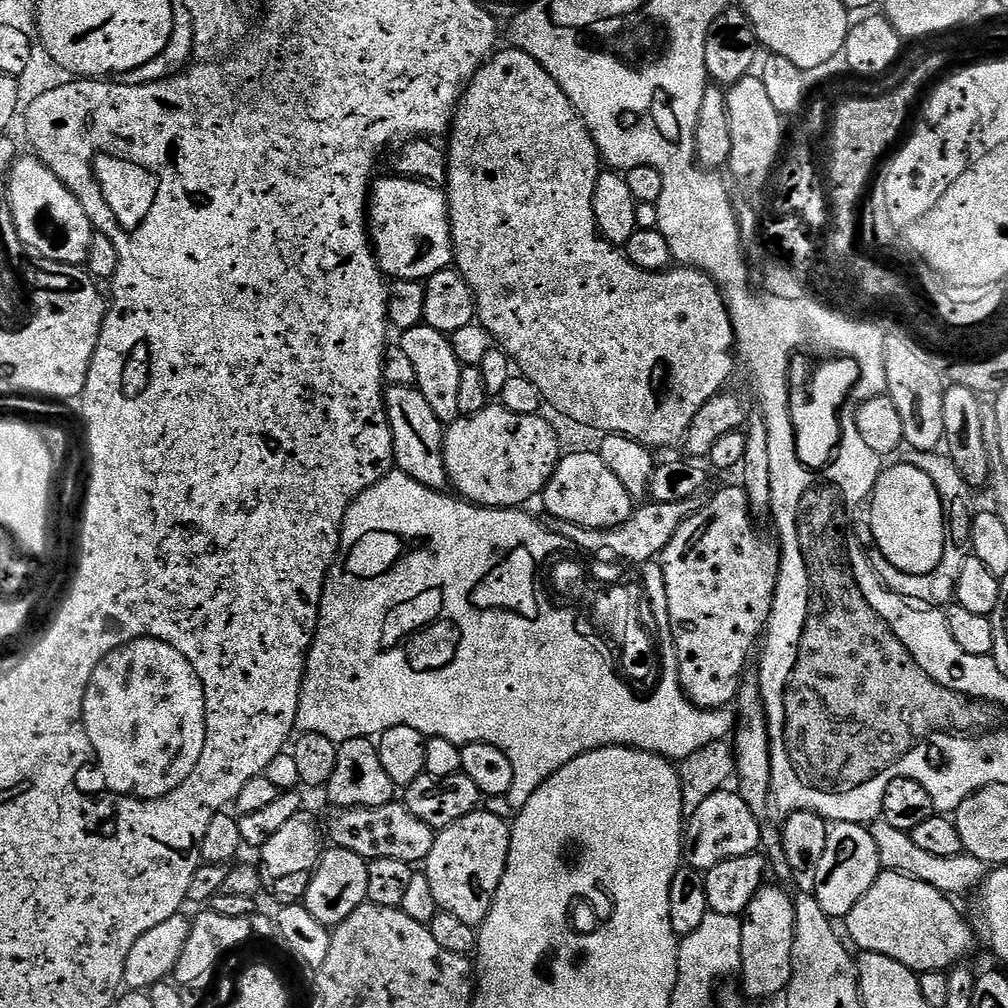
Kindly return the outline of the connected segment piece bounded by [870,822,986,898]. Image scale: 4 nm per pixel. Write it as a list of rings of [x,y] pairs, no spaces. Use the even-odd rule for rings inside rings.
[[[883,822],[871,825],[870,831],[874,842],[878,846],[878,858],[881,869],[890,872],[901,872],[904,876],[911,876],[918,882],[926,882],[926,886],[934,886],[934,890],[957,898],[963,892],[975,893],[984,882],[986,866],[978,858],[961,854],[954,858],[938,858],[935,854],[926,854],[914,843],[911,835],[902,830],[894,830],[894,826]]]

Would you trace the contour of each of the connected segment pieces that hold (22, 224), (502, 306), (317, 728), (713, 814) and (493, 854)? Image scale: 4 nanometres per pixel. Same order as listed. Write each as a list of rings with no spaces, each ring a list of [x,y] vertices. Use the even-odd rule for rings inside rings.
[[[21,155],[8,169],[8,205],[18,230],[18,238],[29,252],[59,264],[84,266],[88,263],[94,231],[82,202],[35,155]]]
[[[519,50],[511,51],[497,51],[473,74],[460,103],[456,105],[456,115],[452,118],[452,127],[446,136],[446,195],[454,267],[462,274],[474,294],[479,325],[514,361],[519,375],[538,386],[541,401],[566,414],[566,418],[574,418],[585,426],[597,427],[600,433],[629,436],[653,450],[668,448],[671,444],[679,445],[688,435],[688,427],[690,422],[694,422],[694,414],[698,414],[698,410],[702,410],[706,402],[721,395],[725,391],[724,383],[732,376],[734,337],[728,304],[720,287],[710,279],[707,272],[683,266],[648,272],[628,260],[617,245],[608,243],[600,235],[594,218],[594,186],[602,171],[602,161],[594,138],[588,133],[588,127],[576,113],[570,98],[566,98],[566,94],[558,86],[558,82],[550,78],[548,71],[537,60],[530,58],[530,54]]]
[[[393,470],[384,476],[374,486],[370,486],[363,492],[360,497],[352,501],[352,505],[348,507],[348,513],[344,519],[344,524],[340,528],[340,552],[336,561],[332,564],[332,569],[328,572],[328,577],[324,580],[324,589],[322,590],[322,598],[320,599],[320,617],[318,618],[318,626],[316,633],[312,639],[312,645],[308,651],[308,659],[304,662],[304,685],[300,691],[300,701],[298,702],[298,714],[296,715],[296,727],[301,733],[309,732],[310,734],[322,734],[322,738],[330,738],[336,745],[344,744],[348,740],[366,740],[369,738],[378,738],[386,730],[390,730],[394,726],[410,726],[410,730],[418,730],[425,738],[437,736],[438,738],[446,738],[446,742],[454,742],[461,746],[465,744],[489,744],[490,746],[498,746],[498,750],[502,750],[502,754],[506,754],[506,758],[510,758],[510,766],[514,766],[514,774],[516,775],[516,783],[510,786],[508,791],[508,801],[514,810],[519,810],[522,806],[526,806],[526,802],[530,802],[530,794],[534,794],[534,790],[538,790],[538,786],[542,786],[542,782],[546,782],[558,770],[562,770],[562,766],[569,764],[574,758],[578,758],[587,752],[593,752],[599,748],[637,748],[643,752],[657,752],[659,756],[666,759],[679,762],[685,760],[690,754],[694,754],[694,750],[702,750],[702,746],[710,746],[719,740],[727,741],[730,733],[734,728],[734,720],[728,717],[730,714],[728,708],[697,708],[696,705],[688,701],[684,694],[684,688],[680,684],[680,675],[678,674],[678,658],[676,657],[676,647],[672,640],[666,640],[662,646],[662,684],[656,684],[656,692],[646,692],[646,698],[636,698],[632,694],[624,692],[624,710],[620,706],[616,706],[614,702],[610,702],[610,670],[618,670],[618,664],[622,660],[632,660],[632,656],[640,656],[640,654],[630,654],[632,646],[636,644],[636,632],[662,632],[660,626],[664,626],[664,632],[672,632],[670,630],[670,618],[668,617],[668,607],[666,606],[666,582],[664,577],[660,575],[660,569],[655,563],[639,565],[638,572],[640,576],[632,576],[628,581],[624,580],[599,580],[598,577],[592,576],[592,572],[587,568],[585,557],[581,553],[575,551],[570,542],[566,542],[566,538],[562,538],[557,532],[552,532],[543,523],[539,524],[532,516],[527,516],[524,510],[511,510],[508,508],[482,508],[463,498],[459,495],[451,494],[444,490],[435,488],[427,488],[422,486],[422,482],[418,482],[414,478],[410,478],[405,472]],[[608,612],[608,668],[604,664],[604,614]]]
[[[721,790],[710,794],[692,816],[687,817],[684,830],[684,860],[687,867],[703,874],[709,872],[718,862],[730,858],[753,855],[761,847],[761,821],[751,813],[750,807],[740,797],[739,791]]]
[[[483,810],[466,814],[466,818],[458,818],[458,822],[454,822],[448,828],[439,829],[436,832],[434,846],[422,864],[426,878],[430,878],[430,891],[434,894],[437,909],[454,914],[454,918],[462,918],[462,922],[479,926],[486,918],[496,897],[498,886],[502,882],[502,874],[508,865],[511,837],[512,829],[509,821],[494,818],[494,814]]]

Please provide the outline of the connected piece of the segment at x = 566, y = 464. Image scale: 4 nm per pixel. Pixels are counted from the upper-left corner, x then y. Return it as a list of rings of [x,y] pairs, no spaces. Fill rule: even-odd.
[[[599,452],[561,455],[560,463],[543,490],[543,500],[551,519],[574,522],[587,528],[617,528],[628,521],[634,511],[634,498],[626,486],[614,478]]]

